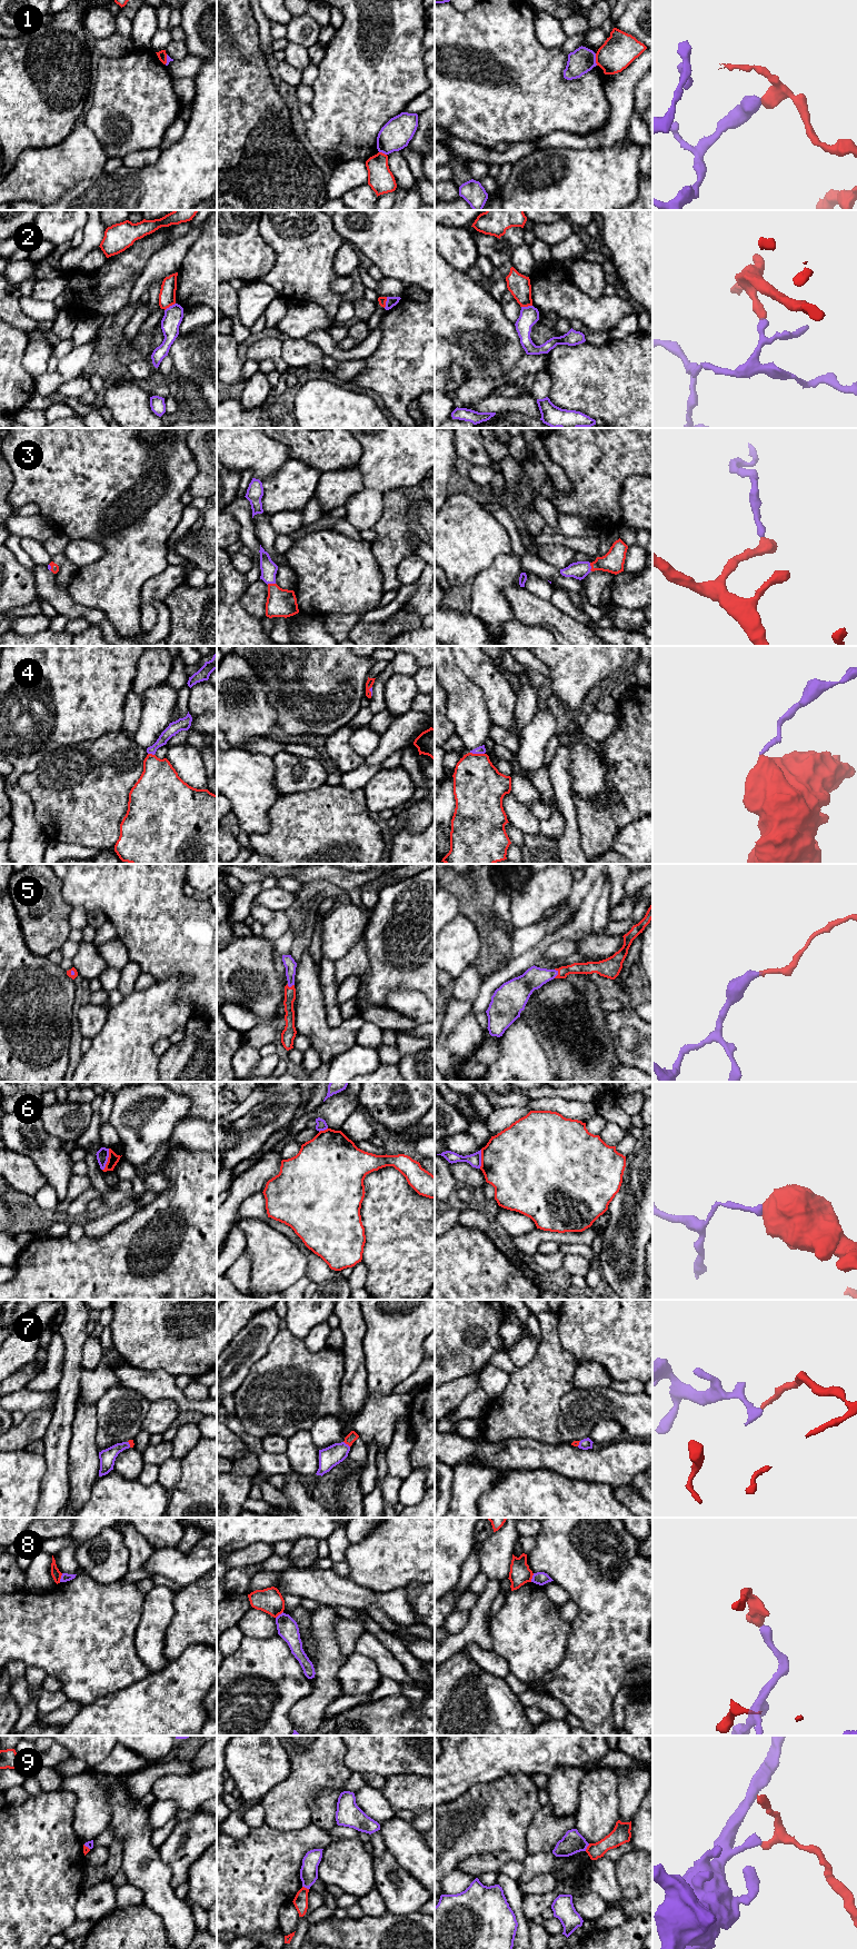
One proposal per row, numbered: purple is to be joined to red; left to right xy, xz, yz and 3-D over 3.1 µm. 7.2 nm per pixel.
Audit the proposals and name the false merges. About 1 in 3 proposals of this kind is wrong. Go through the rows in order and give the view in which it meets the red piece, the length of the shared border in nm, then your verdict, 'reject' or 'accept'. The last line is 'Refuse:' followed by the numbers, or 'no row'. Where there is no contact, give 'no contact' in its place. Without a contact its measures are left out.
1: yz | 90 nm | reject
2: xy | 100 nm | reject
3: yz | 70 nm | accept
4: yz | 110 nm | reject
5: yz | 70 nm | accept
6: xy | 170 nm | reject
7: xz | 60 nm | accept
8: xy | 70 nm | reject
9: yz | 70 nm | reject
Refuse: 1, 2, 4, 6, 8, 9

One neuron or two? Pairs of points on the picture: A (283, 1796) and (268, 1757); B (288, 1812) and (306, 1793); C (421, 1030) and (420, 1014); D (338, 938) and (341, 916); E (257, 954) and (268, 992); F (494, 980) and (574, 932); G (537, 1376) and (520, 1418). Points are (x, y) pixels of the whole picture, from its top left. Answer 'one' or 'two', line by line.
A: two
B: one
C: two
D: one
E: one
F: one
G: one

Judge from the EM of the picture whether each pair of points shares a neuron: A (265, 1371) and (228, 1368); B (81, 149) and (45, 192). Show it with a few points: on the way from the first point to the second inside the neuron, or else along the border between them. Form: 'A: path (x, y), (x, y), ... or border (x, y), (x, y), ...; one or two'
A: border (267, 1350), (251, 1366), (242, 1383), (235, 1391); two
B: path (70, 160), (49, 181); one

